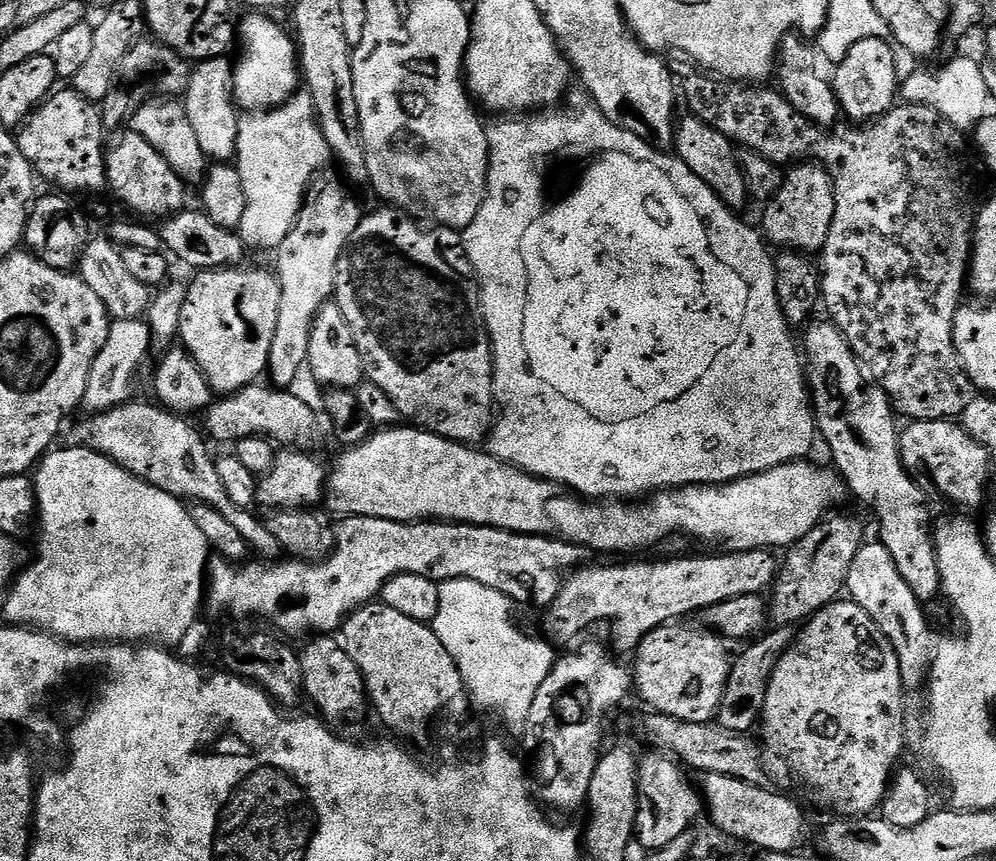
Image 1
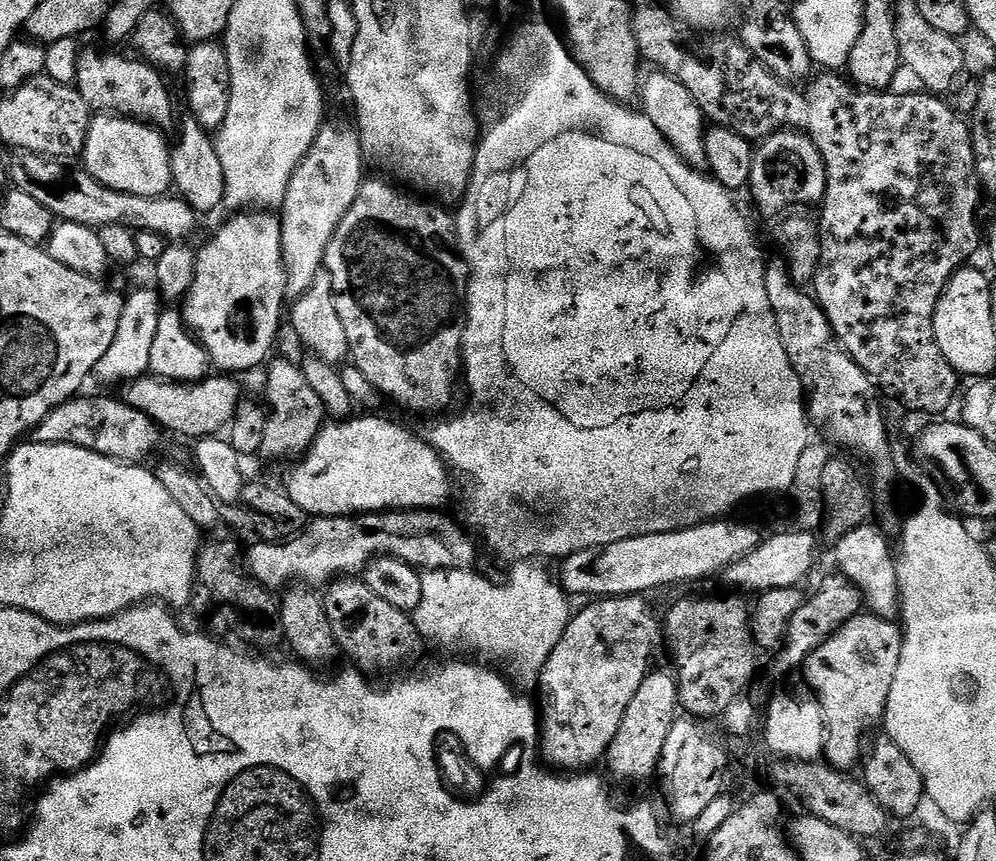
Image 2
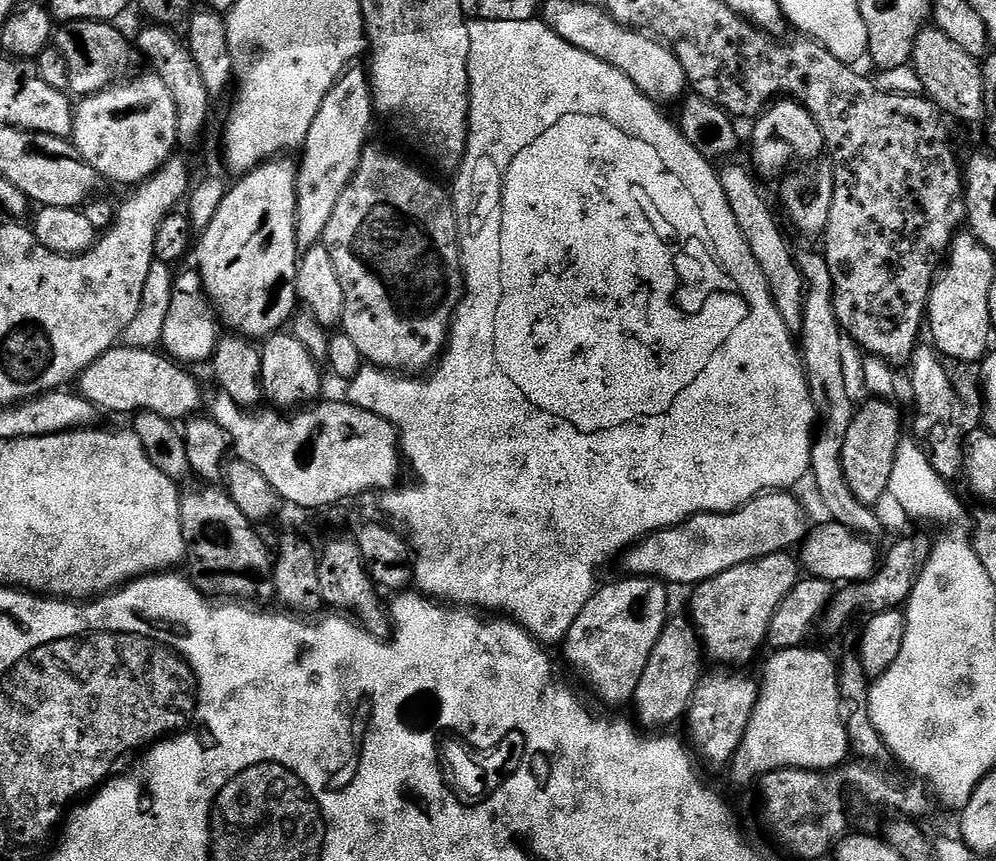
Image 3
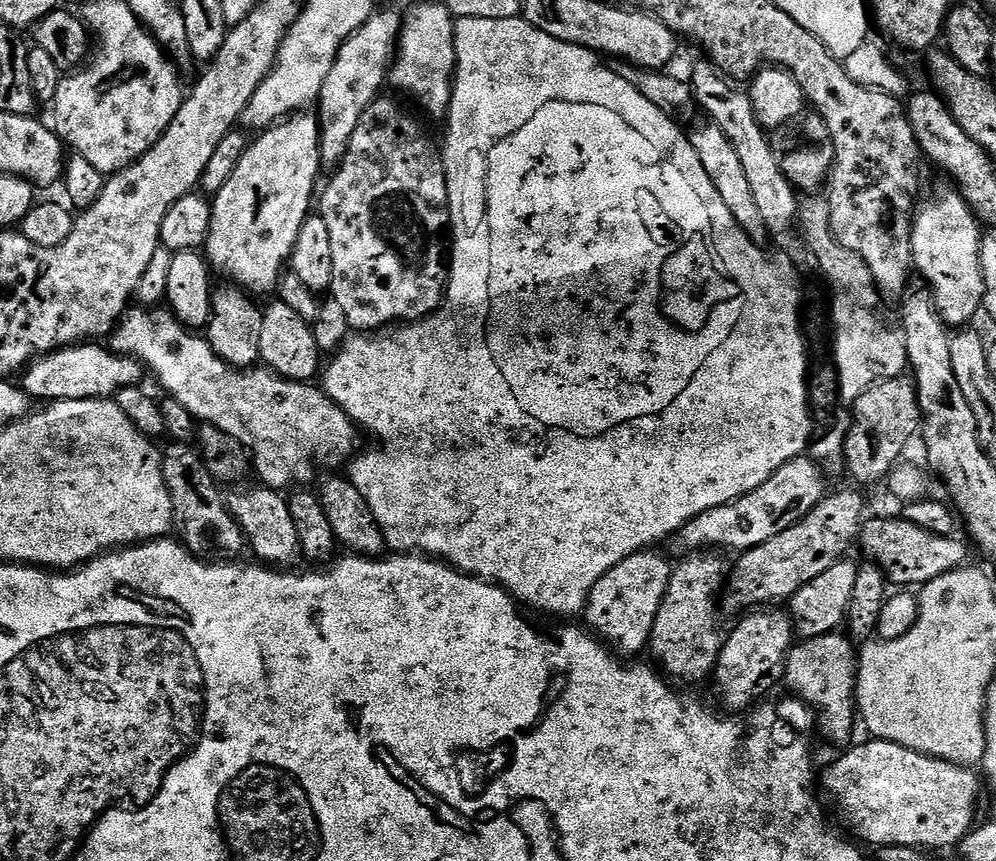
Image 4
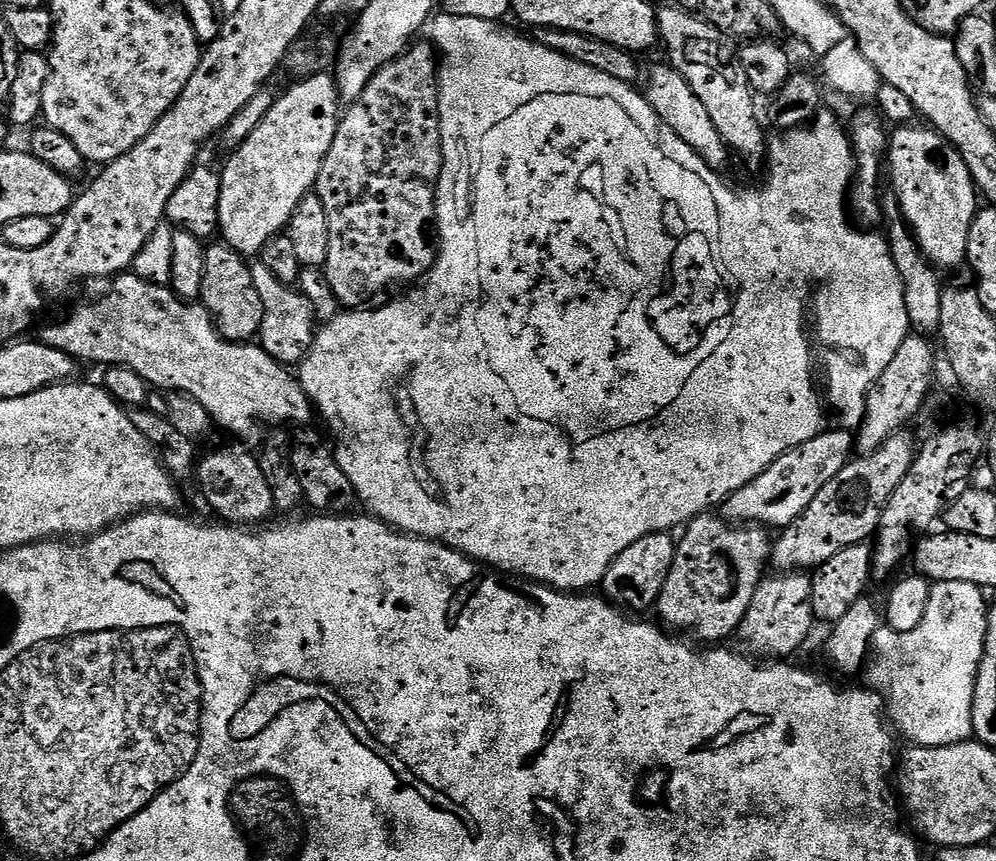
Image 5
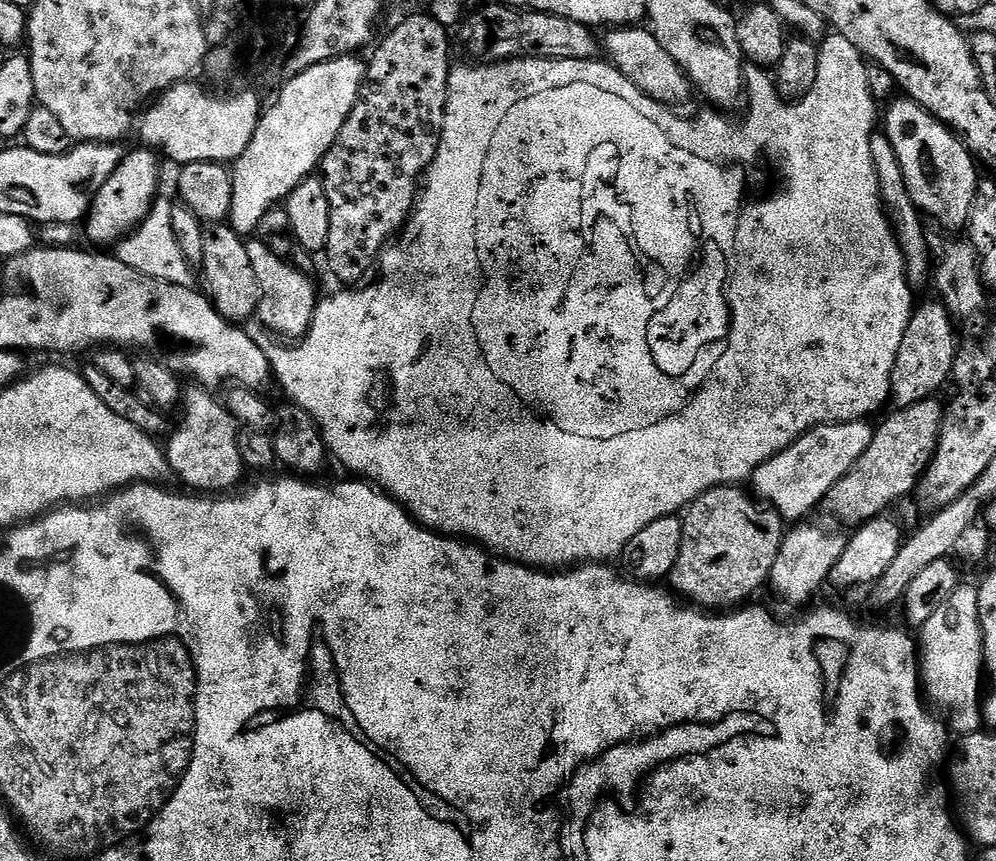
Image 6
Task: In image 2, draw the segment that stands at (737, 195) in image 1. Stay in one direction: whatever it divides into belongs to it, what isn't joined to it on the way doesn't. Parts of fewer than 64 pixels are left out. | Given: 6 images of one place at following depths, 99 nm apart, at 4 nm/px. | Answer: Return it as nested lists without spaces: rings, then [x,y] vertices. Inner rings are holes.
[[[652,70],[642,80],[642,111],[645,116],[658,126],[659,136],[668,140],[669,146],[683,158],[691,168],[704,170],[708,168],[706,158],[706,118],[691,96],[690,90],[678,82],[676,76],[668,72]]]

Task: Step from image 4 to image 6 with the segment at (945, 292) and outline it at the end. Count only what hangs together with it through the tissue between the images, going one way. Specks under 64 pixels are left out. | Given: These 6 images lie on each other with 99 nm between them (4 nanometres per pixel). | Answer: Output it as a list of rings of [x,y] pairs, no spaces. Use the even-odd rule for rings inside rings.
[[[899,98],[900,100],[896,100],[892,105],[888,108],[888,113],[883,113],[882,116],[882,124],[884,120],[884,128],[882,128],[883,135],[887,136],[888,141],[890,142],[890,146],[894,150],[894,154],[898,154],[898,166],[902,166],[902,178],[906,182],[906,190],[910,194],[910,198],[912,199],[912,204],[918,209],[925,217],[928,216],[932,220],[937,220],[938,223],[941,224],[941,229],[944,230],[952,230],[948,228],[960,228],[963,229],[968,222],[968,215],[970,214],[970,210],[972,209],[972,202],[976,197],[976,186],[978,183],[978,175],[976,176],[976,168],[978,169],[977,161],[974,159],[971,152],[968,151],[967,148],[964,147],[963,140],[960,139],[959,136],[955,136],[953,134],[952,129],[945,126],[941,120],[936,120],[933,116],[930,115],[928,111],[924,108],[919,108],[917,104],[915,104],[912,100],[907,98]]]

